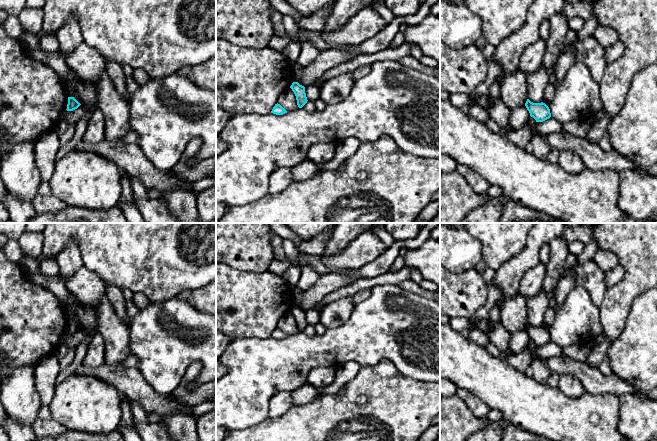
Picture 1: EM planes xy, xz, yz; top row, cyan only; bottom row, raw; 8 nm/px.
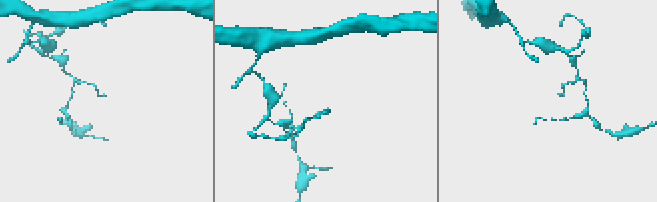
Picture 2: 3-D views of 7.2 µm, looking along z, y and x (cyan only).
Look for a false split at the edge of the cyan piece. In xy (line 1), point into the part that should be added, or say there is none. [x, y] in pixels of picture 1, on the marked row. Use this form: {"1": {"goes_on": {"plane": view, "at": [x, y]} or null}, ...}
{"1": {"goes_on": null}}

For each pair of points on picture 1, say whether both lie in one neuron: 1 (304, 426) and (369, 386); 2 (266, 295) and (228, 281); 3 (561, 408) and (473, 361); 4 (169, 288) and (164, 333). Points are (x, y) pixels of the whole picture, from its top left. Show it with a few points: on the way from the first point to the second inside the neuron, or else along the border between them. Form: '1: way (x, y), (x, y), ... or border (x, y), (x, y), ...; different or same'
1: way (320, 426), (326, 426), (353, 399); same
2: way (257, 295), (242, 295), (237, 290); same
3: way (539, 408), (523, 402), (516, 395), (495, 382); same
4: border (175, 296), (162, 301), (150, 302); different

